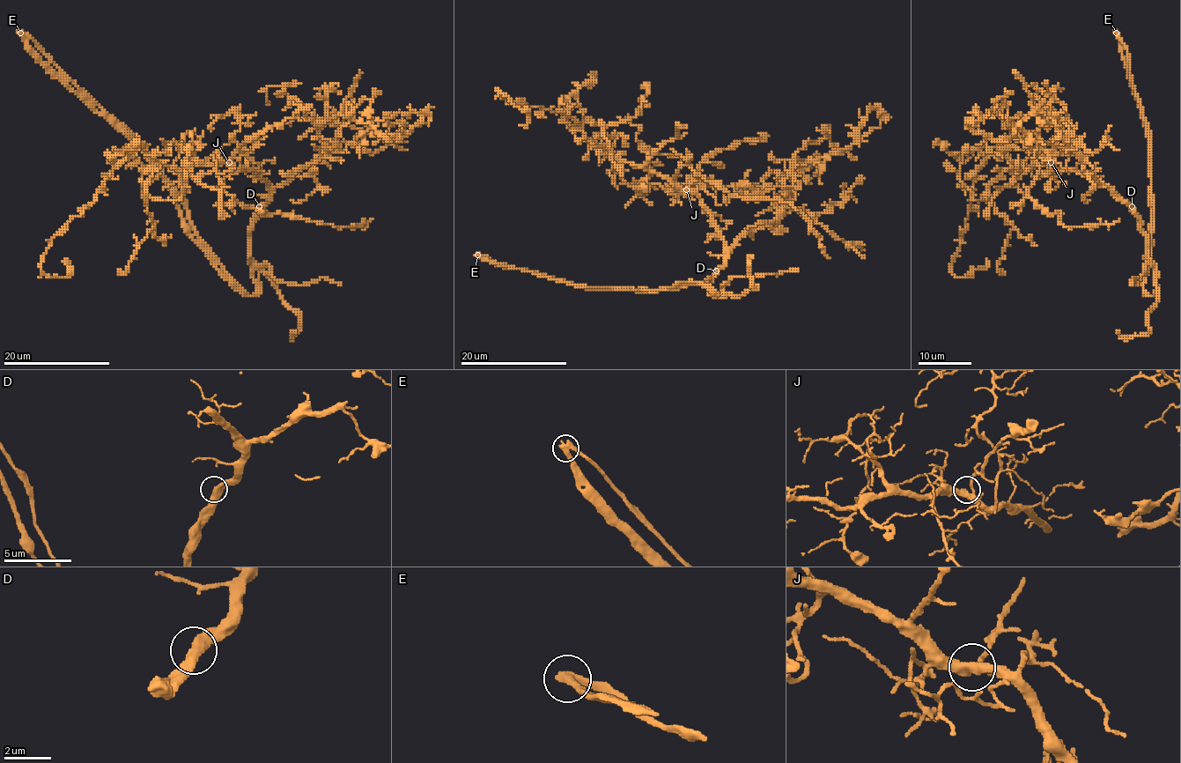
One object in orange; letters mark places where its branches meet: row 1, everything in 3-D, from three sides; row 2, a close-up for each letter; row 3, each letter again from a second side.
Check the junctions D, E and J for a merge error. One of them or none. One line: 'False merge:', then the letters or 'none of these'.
False merge: E

